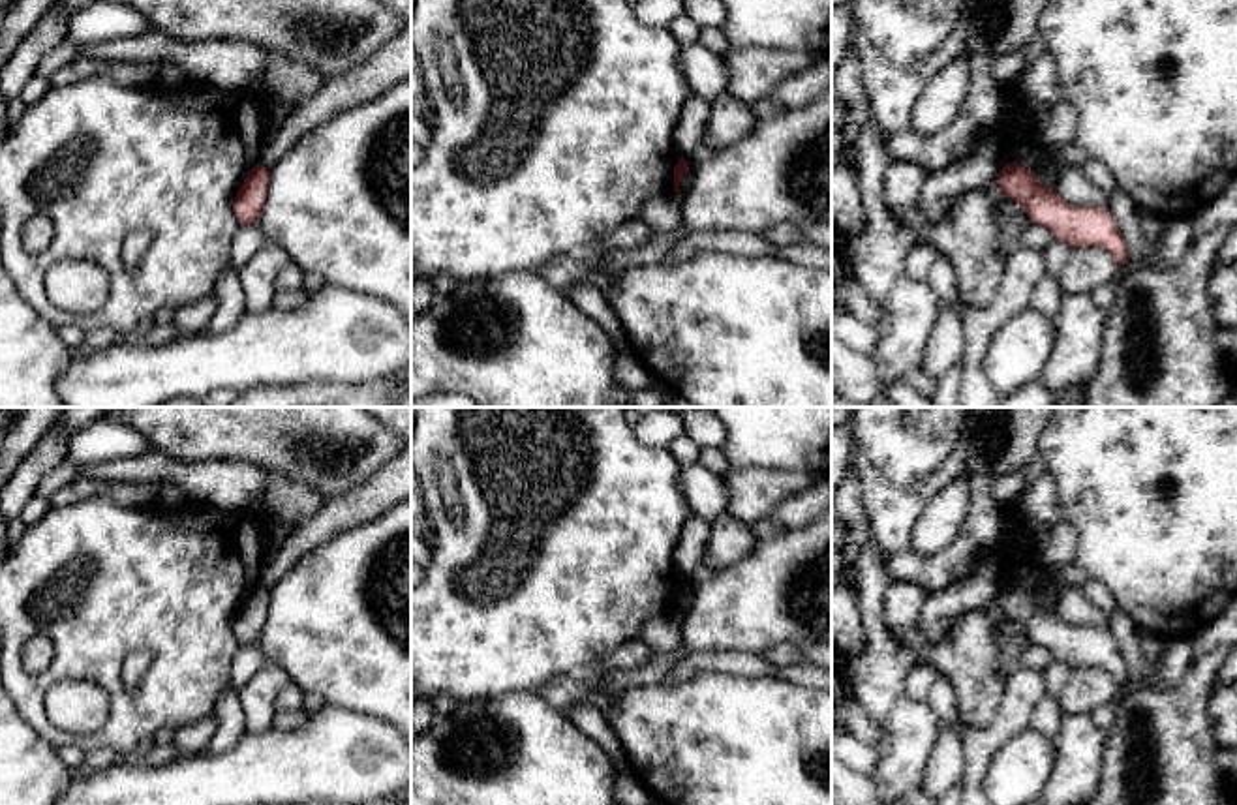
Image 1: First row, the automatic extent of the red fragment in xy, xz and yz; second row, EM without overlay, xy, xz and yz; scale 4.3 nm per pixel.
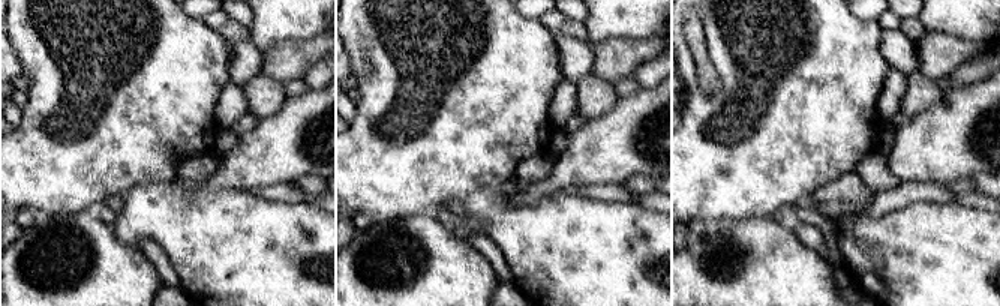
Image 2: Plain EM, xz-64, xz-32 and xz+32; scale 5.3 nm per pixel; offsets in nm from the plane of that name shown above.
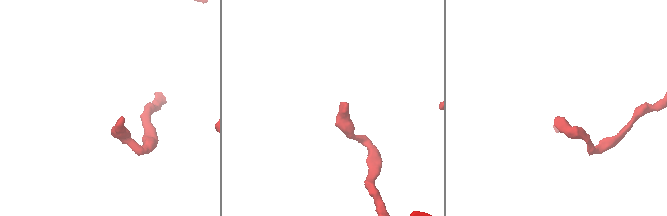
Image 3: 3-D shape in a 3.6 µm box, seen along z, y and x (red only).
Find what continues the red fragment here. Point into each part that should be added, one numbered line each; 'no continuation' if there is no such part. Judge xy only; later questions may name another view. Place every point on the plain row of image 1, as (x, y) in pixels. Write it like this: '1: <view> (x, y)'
no continuation

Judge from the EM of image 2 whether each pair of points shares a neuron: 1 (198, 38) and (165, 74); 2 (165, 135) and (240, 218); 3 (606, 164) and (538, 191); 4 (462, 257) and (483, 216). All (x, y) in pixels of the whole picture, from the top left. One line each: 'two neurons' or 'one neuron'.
1: one neuron
2: two neurons
3: one neuron
4: two neurons

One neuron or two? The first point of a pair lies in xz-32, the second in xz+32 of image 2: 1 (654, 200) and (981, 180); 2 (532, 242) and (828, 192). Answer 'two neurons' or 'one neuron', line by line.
1: two neurons
2: two neurons

